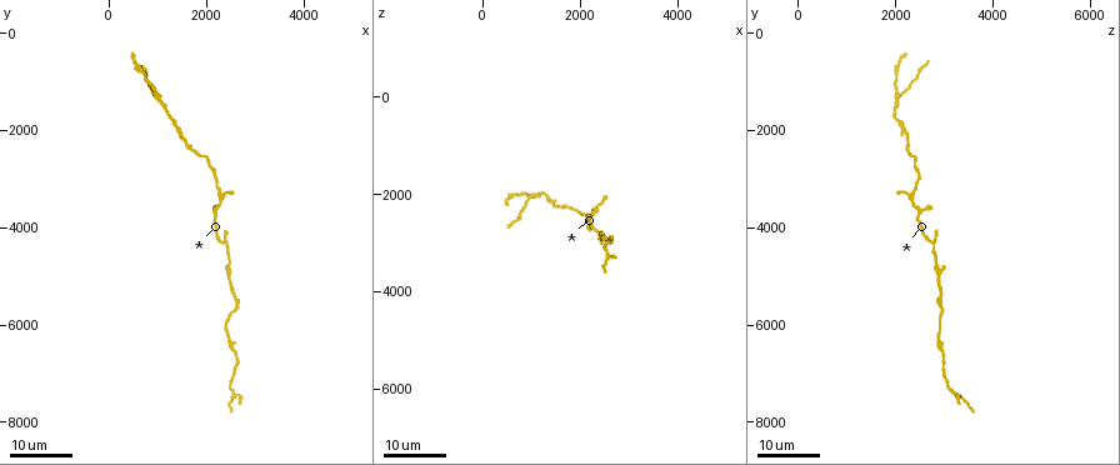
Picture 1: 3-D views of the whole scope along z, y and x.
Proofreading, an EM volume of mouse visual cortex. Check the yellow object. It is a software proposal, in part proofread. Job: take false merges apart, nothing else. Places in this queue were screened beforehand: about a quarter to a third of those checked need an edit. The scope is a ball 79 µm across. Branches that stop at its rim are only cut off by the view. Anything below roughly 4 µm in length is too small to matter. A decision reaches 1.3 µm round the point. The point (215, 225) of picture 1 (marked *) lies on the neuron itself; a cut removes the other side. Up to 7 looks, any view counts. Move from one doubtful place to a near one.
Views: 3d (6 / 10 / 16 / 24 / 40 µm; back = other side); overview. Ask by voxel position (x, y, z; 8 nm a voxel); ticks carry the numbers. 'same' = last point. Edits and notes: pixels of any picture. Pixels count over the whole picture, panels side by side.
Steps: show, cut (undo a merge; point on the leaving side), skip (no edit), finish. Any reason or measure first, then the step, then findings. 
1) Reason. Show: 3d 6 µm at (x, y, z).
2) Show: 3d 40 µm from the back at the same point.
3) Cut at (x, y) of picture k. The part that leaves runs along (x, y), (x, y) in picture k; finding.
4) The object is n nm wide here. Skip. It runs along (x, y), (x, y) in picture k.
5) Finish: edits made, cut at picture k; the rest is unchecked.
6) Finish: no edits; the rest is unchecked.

Four-way junction. Show: 3d 16 µm at (1000, 1300, 2100).

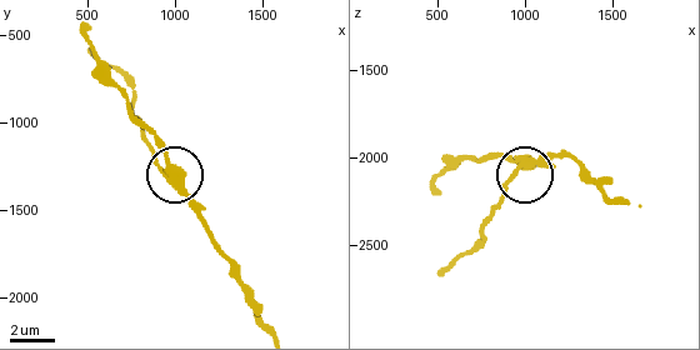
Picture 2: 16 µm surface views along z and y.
Show: 3d 6 µm at the same point.

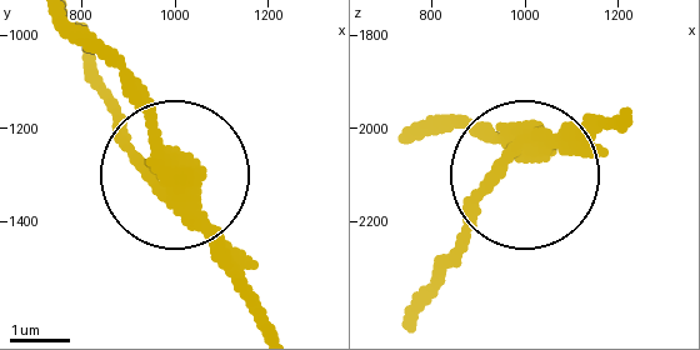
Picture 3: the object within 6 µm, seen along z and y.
From behind. Show: 3d 6 µm from the back at (935, 1285, 2105).

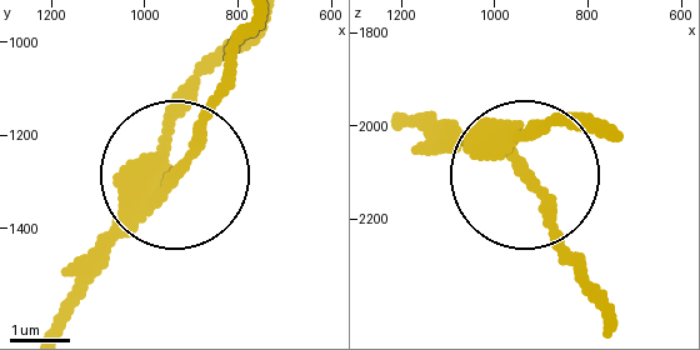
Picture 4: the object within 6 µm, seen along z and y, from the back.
4 arms meet here. Cut at (195, 146) of picture 4. Two neurons meet here.

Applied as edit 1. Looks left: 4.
Side arm on a straight run. Show: 3d 16 µm at (2400, 4350, 2750).

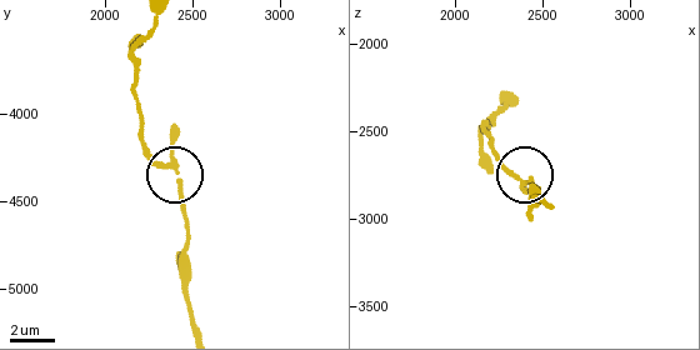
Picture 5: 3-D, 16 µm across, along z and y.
Zoom in. Show: 3d 6 µm at (2420, 4400, 2780).

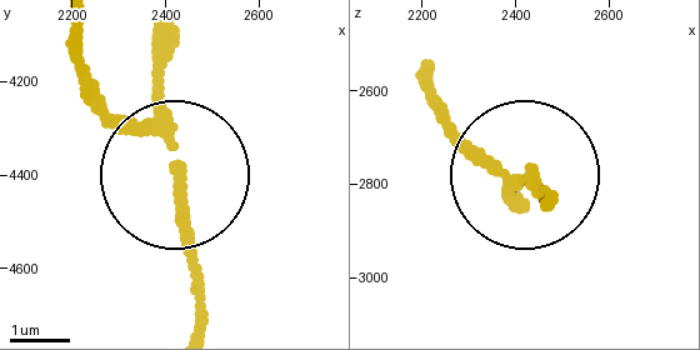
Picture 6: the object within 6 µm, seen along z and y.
Other side. Show: 3d 6 µm from the back at (2430, 4395, 2785).

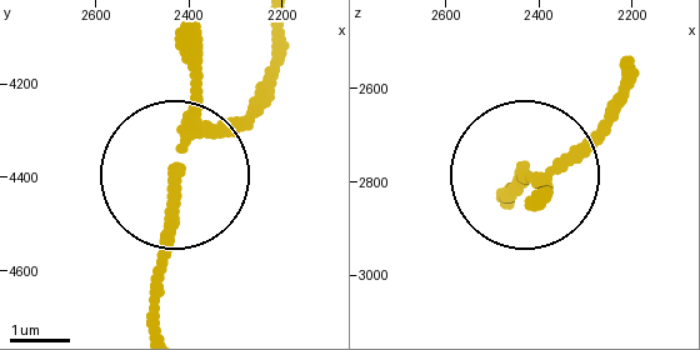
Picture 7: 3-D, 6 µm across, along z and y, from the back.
Skip. It runs along (285, 20), (255, 110), (185, 154), (150, 319) in picture 7; continuous, no second neuron.

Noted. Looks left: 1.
Finish: edits made, cut at picture 4; the rest is unchecked.

